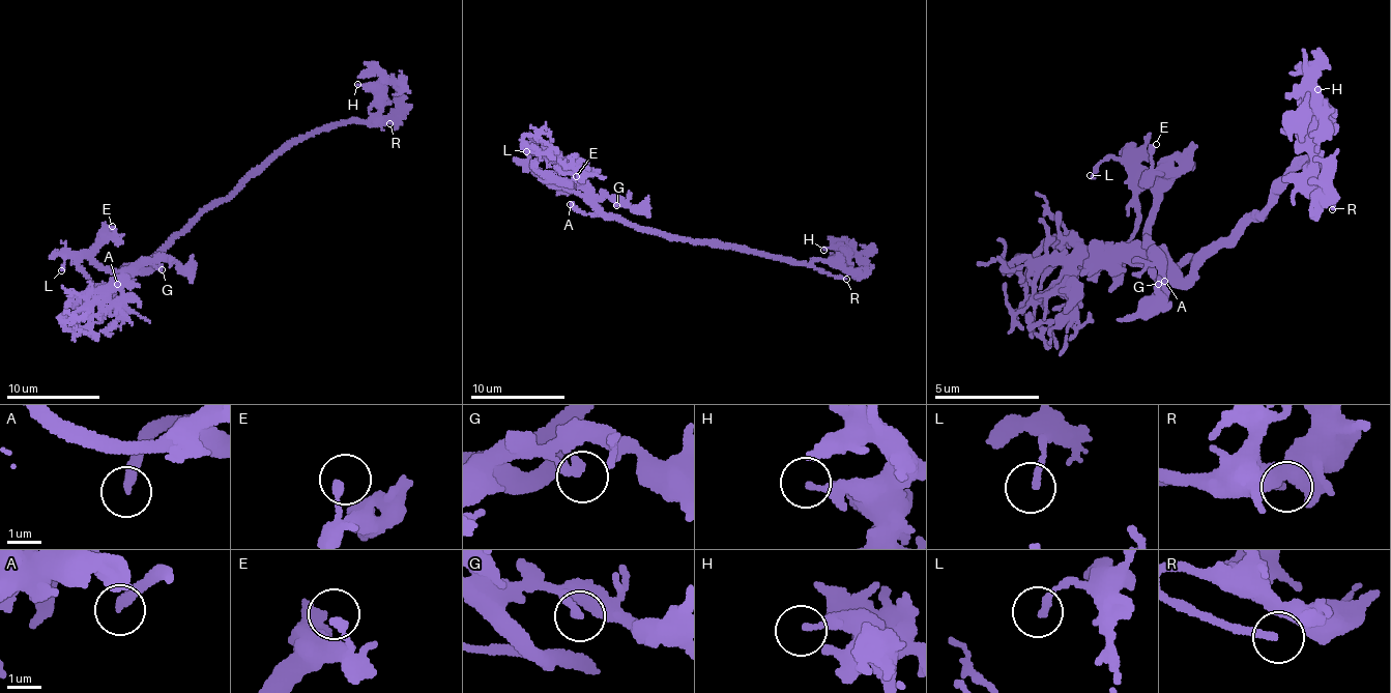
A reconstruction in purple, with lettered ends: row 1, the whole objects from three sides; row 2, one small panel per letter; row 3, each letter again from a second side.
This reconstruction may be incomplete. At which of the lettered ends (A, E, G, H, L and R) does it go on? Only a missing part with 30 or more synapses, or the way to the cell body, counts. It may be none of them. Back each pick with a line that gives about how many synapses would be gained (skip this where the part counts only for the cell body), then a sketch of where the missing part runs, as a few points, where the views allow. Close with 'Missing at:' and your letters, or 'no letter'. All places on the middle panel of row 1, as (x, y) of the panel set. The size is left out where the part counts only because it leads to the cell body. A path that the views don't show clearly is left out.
A: course (570, 204), (566, 206), (572, 212), (632, 242), (638, 251), (640, 246), (634, 255)
R: 40 synapses
Missing at: A, R

